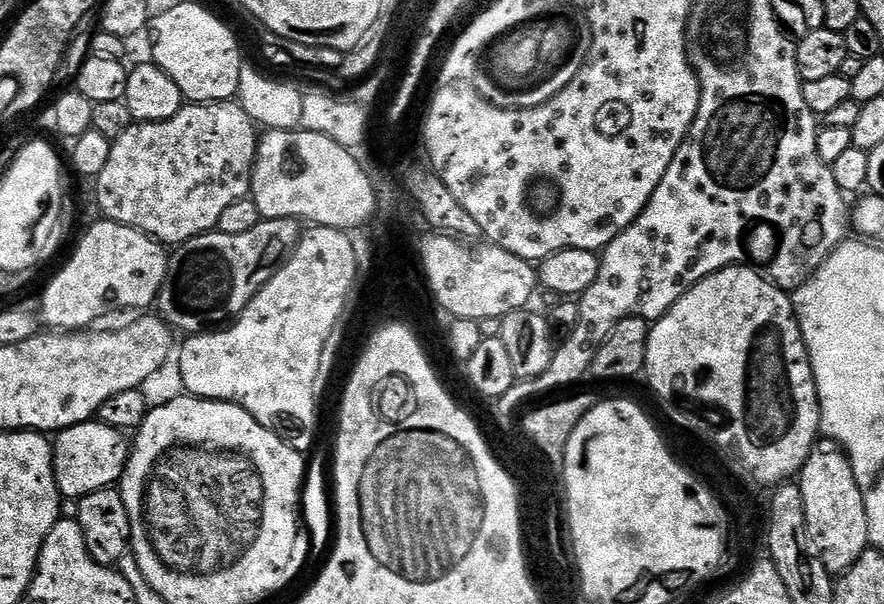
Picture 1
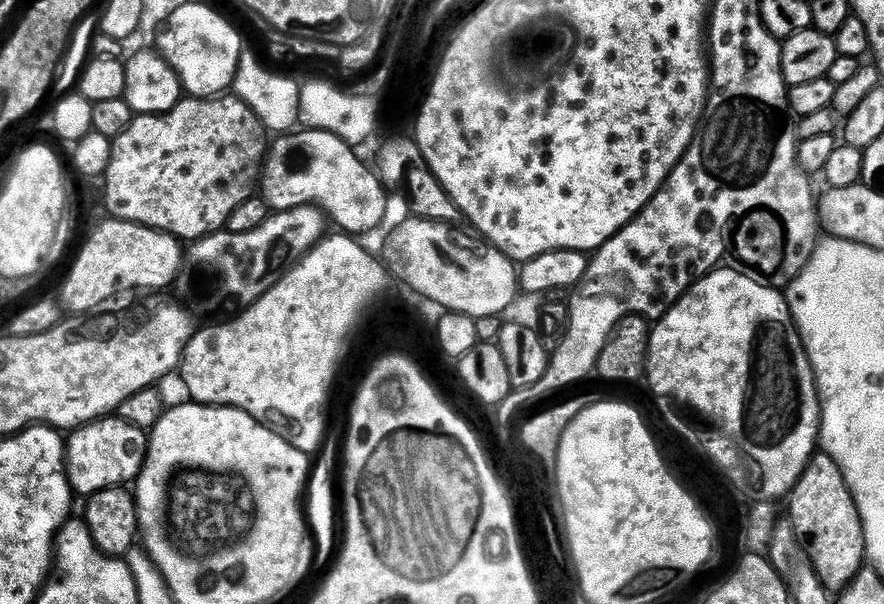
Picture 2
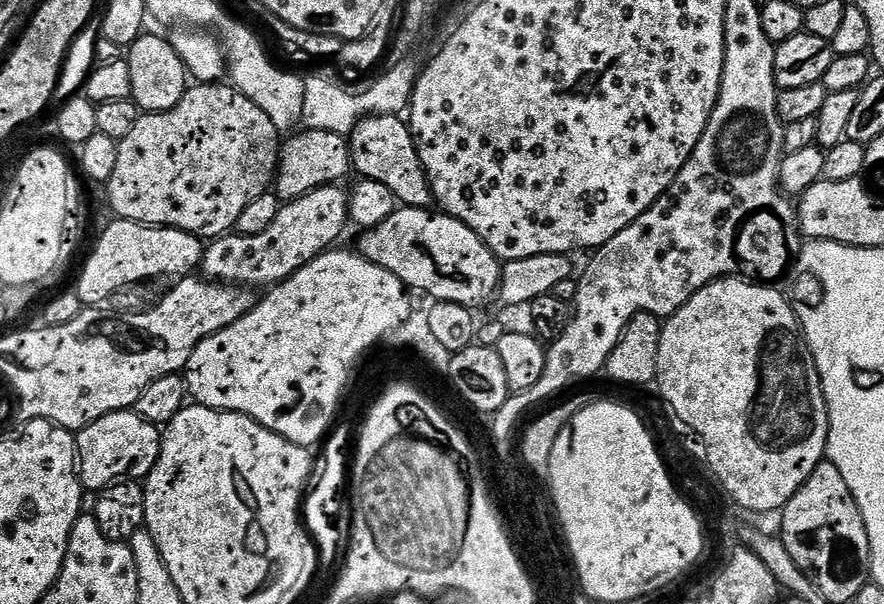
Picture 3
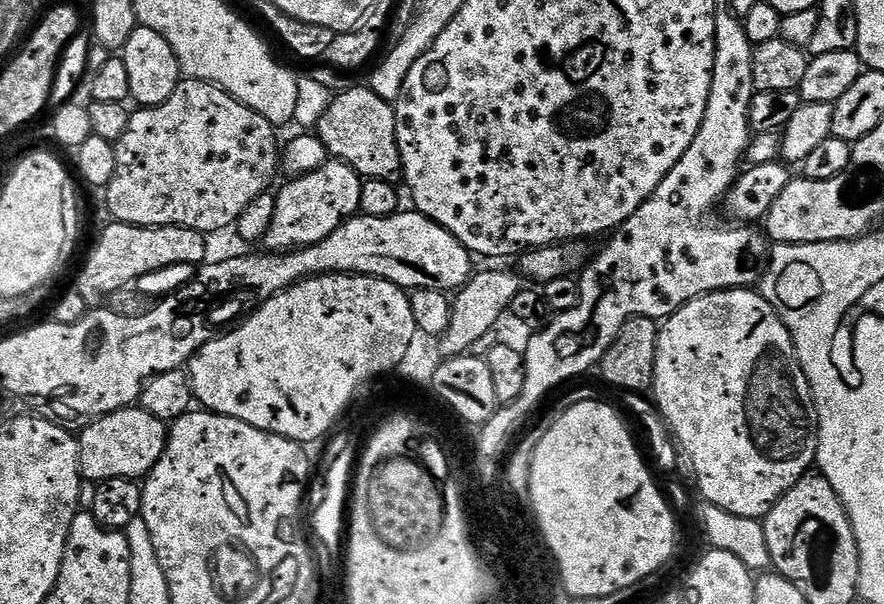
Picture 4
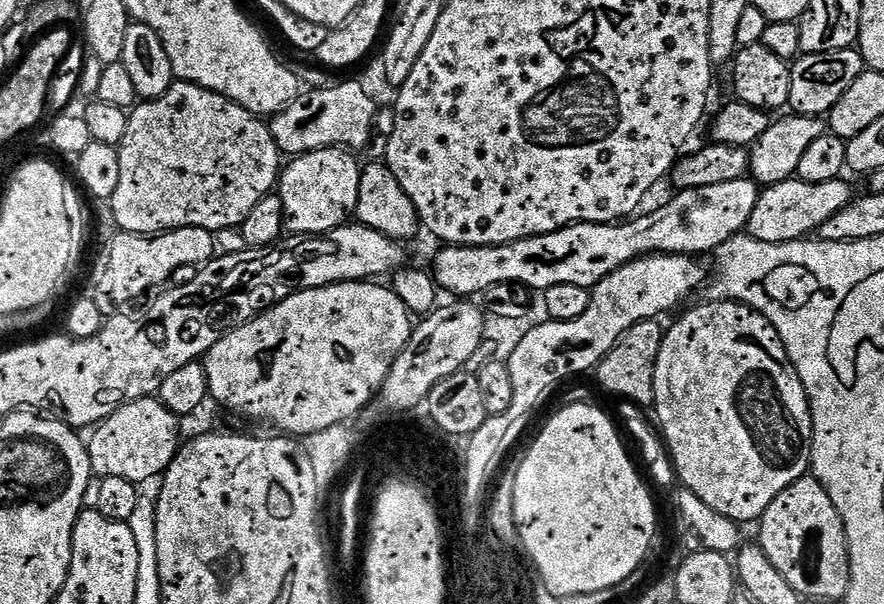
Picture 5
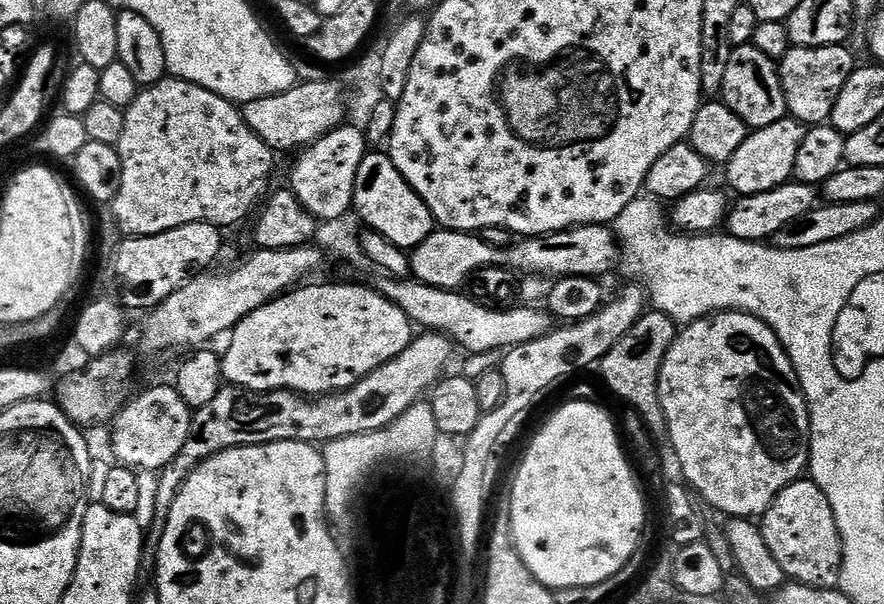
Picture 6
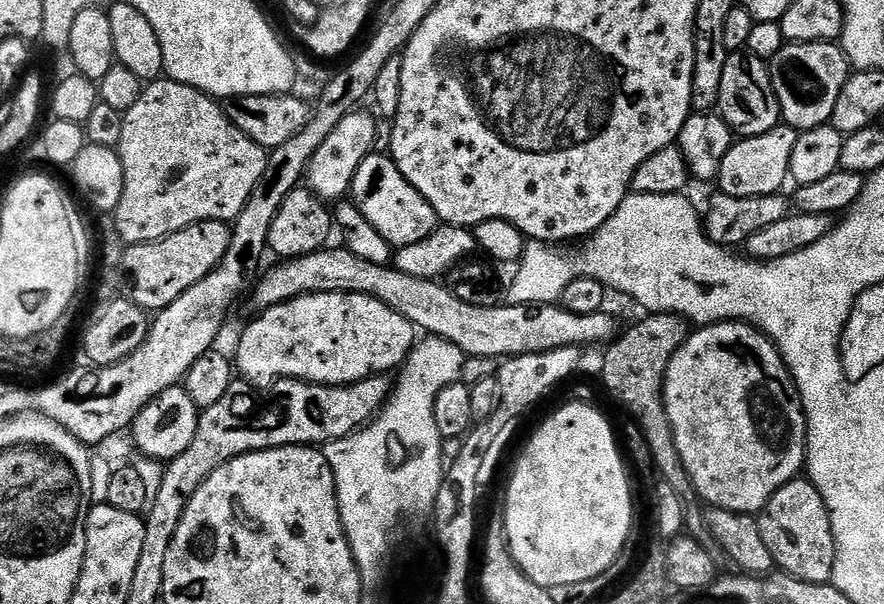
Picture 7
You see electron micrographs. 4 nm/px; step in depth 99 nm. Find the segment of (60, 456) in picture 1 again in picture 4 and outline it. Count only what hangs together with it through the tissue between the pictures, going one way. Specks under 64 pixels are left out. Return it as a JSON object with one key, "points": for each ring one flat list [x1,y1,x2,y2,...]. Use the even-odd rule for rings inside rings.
{"points":[[129,406,119,408,108,416,103,416,101,420,94,420,83,429,84,433,79,433,80,442,80,471,85,481,99,482,102,480,113,480,122,478,123,480,139,481,147,477,152,471,152,467,162,458,164,448,168,444,168,434,170,428,163,420,159,420,144,408,139,406]]}

